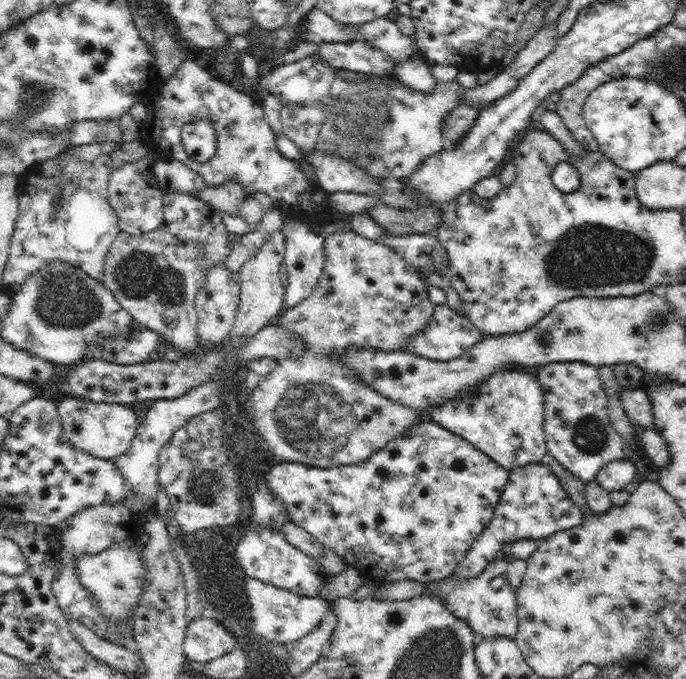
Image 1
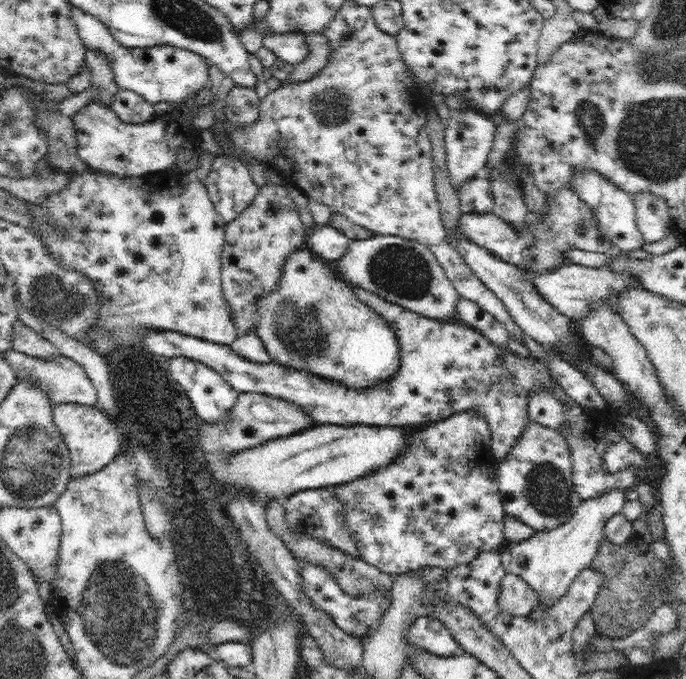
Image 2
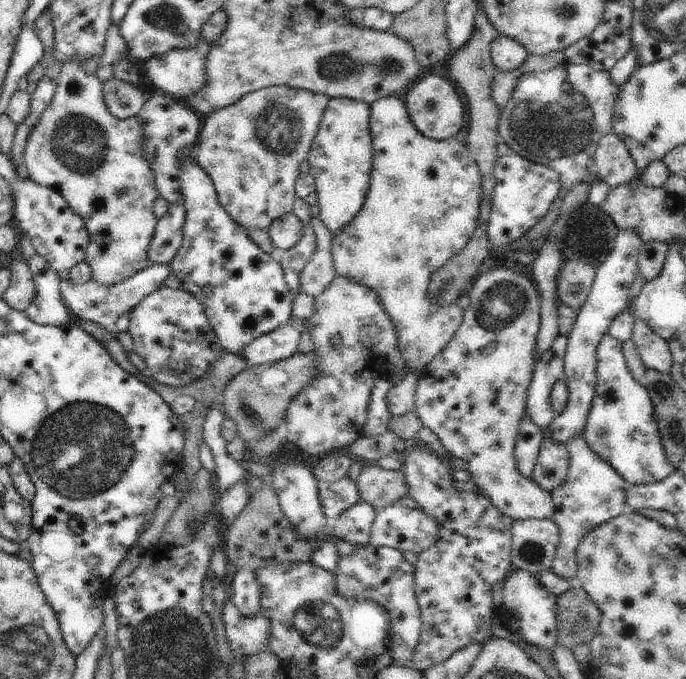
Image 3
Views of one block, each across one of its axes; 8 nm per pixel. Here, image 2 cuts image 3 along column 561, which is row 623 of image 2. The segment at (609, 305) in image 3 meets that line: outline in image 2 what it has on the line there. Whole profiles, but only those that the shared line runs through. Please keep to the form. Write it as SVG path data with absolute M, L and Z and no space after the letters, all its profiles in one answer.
M423 613L406 632L409 646L416 645L440 657L452 657L461 652L454 635L434 616Z

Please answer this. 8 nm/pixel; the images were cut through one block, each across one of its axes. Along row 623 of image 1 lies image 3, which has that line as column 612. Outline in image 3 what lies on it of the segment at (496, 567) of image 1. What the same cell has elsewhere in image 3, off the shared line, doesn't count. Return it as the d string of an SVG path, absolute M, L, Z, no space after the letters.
M582 432L565 445L570 454L568 476L551 494L554 499L552 520L558 525L560 531L560 540L551 570L562 578L575 580L578 570L577 548L580 541L584 540L592 529L602 526L627 511L625 492L631 484L628 484L622 476L618 476L618 471L614 470L608 462L598 458L596 452L592 452Z

